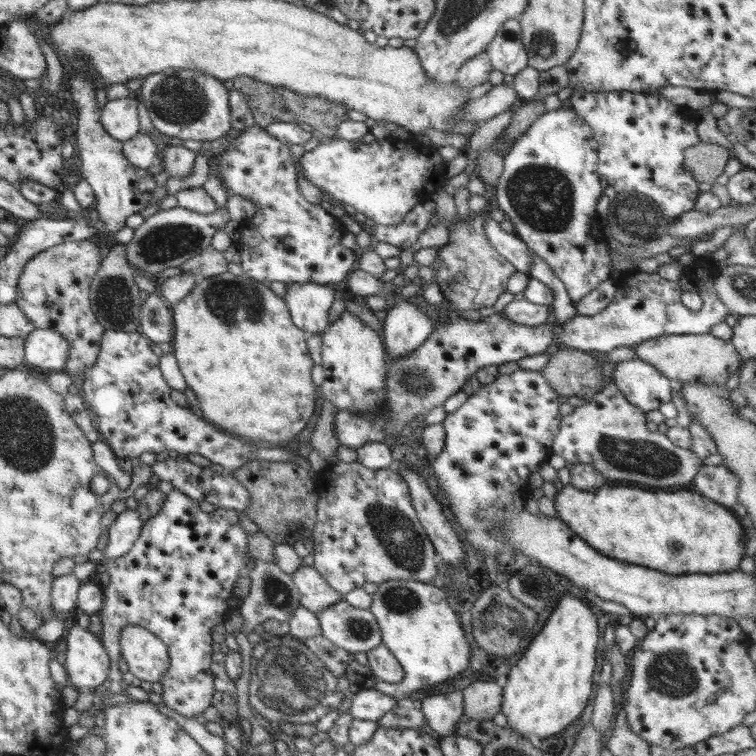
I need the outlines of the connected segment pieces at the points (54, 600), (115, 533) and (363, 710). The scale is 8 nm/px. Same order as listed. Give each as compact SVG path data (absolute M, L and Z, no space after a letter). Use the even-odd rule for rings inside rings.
M74 573L64 574L54 578L51 588L51 604L54 612L60 618L73 615L77 608L78 590L81 586Z
M126 509L118 514L109 526L108 544L105 547L105 560L120 558L132 548L138 540L144 522L138 511Z
M364 689L355 693L349 712L354 719L378 722L397 705L396 698L376 689Z

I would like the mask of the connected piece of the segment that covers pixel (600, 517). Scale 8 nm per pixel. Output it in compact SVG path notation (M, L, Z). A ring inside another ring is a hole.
M573 484L558 485L558 492L555 500L555 507L558 511L558 518L562 519L582 540L586 541L594 550L602 553L604 556L610 558L621 560L629 564L636 564L646 568L652 568L659 572L664 572L668 575L686 575L686 574L720 574L728 573L736 570L740 567L740 560L745 557L745 550L747 547L747 538L745 537L745 532L743 531L740 521L737 516L725 506L721 504L716 504L713 500L707 499L705 496L698 494L696 491L689 491L685 489L677 490L645 490L640 487L630 487L630 486L616 486L612 487L607 484L602 485L598 490L593 492L580 490L576 488Z

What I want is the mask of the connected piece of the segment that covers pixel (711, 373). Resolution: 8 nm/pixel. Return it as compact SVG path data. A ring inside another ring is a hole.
M712 333L706 334L691 334L691 335L662 335L657 338L651 338L645 340L636 346L632 346L636 349L637 358L646 361L646 364L654 366L660 374L664 374L666 378L671 382L672 389L676 386L686 384L687 382L696 382L701 380L706 384L726 384L728 378L738 375L740 372L740 364L743 362L743 358L739 355L739 352L735 349L735 346L730 341L716 338Z

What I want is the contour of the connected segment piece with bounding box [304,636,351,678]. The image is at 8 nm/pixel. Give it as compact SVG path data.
M316 636L305 640L304 644L310 651L320 659L326 668L336 677L345 676L348 663L351 661L349 653L329 642L324 636Z

